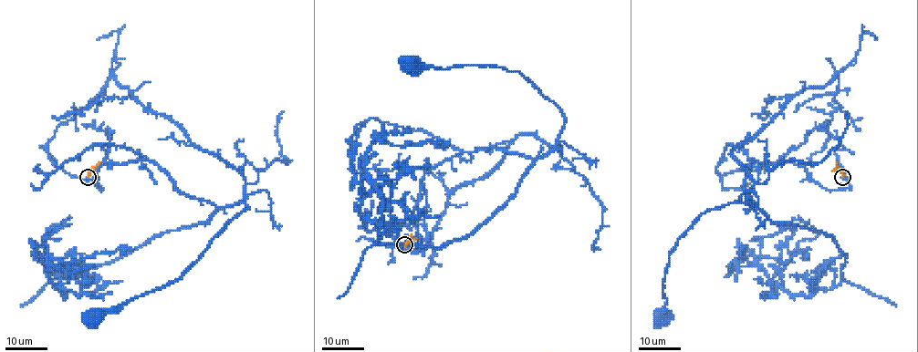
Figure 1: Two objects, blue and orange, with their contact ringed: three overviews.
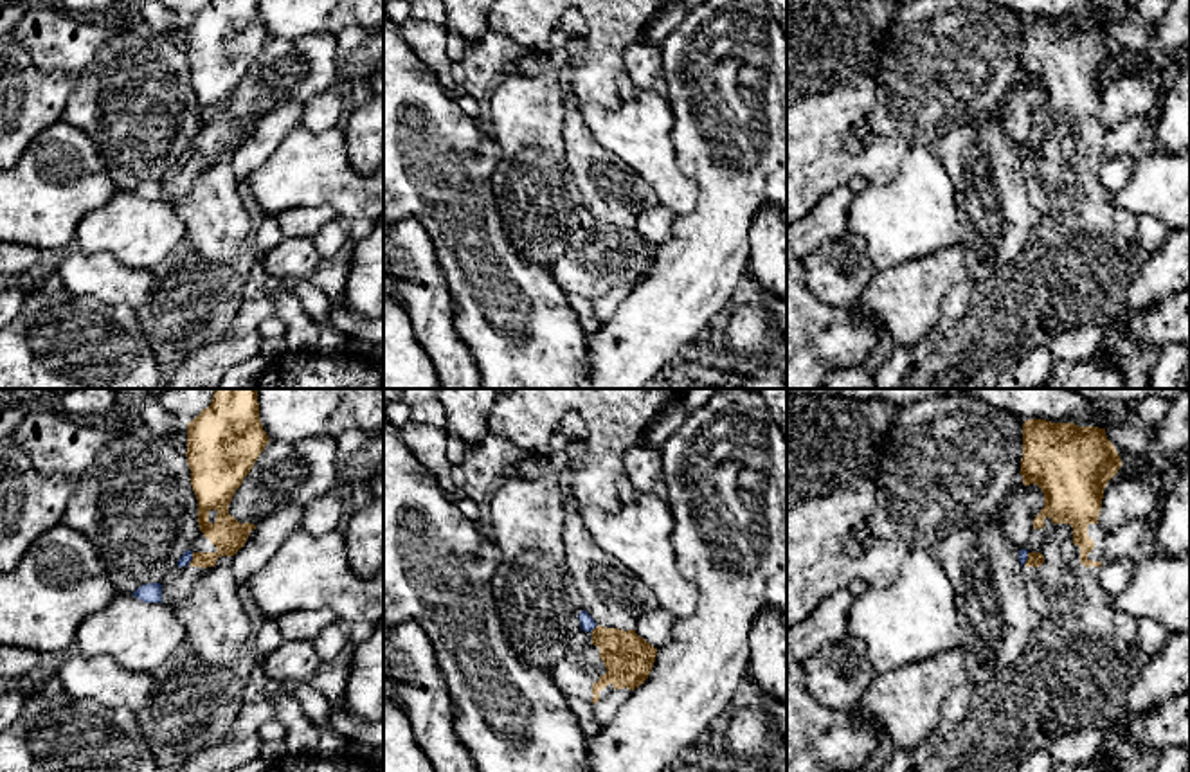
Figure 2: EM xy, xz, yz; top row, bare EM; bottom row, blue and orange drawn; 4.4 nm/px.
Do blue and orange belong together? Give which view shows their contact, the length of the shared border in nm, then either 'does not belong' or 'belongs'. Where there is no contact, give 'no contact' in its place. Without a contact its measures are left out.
xz | 50 nm | does not belong

